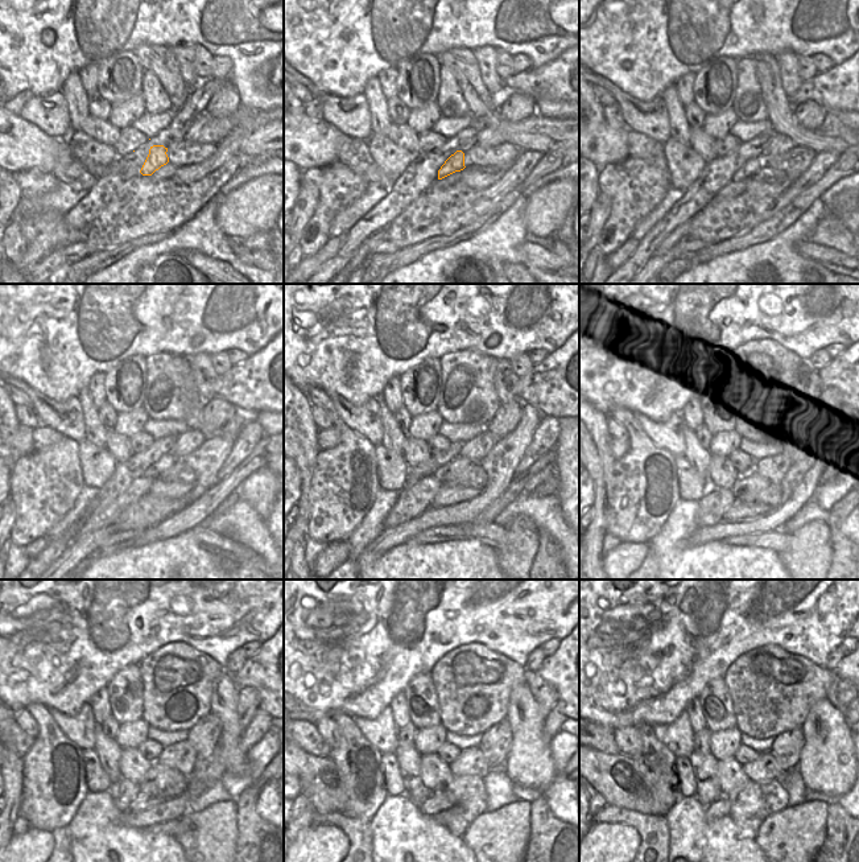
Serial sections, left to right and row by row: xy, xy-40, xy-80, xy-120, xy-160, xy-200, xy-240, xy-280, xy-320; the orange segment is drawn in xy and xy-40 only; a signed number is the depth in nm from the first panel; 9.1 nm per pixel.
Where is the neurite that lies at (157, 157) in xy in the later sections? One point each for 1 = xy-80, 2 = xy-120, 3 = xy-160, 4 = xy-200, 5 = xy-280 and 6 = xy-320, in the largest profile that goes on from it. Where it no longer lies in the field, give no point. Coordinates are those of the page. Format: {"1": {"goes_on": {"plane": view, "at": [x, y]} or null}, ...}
{"1": {"goes_on": {"plane": "xy-80", "at": [752, 166]}}, "2": {"goes_on": {"plane": "xy-120", "at": [166, 461]}}, "3": {"goes_on": {"plane": "xy-160", "at": [445, 474]}}, "4": {"goes_on": {"plane": "xy-200", "at": [750, 478]}}, "5": {"goes_on": {"plane": "xy-280", "at": [470, 794]}}, "6": {"goes_on": {"plane": "xy-320", "at": [758, 801]}}}

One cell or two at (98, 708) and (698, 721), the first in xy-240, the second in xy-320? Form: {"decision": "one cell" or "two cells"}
{"decision": "one cell"}

